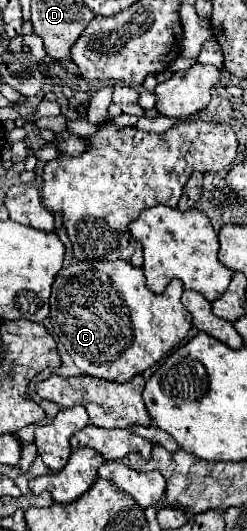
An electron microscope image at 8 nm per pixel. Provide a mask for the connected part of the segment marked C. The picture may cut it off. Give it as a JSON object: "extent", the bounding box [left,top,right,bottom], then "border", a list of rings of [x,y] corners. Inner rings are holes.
{"extent":[50,260,192,382],"border":[[[116,260],[116,262],[72,262],[68,268],[62,268],[54,280],[54,286],[52,286],[52,296],[50,296],[50,334],[58,338],[60,344],[64,344],[66,352],[72,356],[74,364],[82,370],[82,374],[86,376],[94,376],[94,378],[102,378],[102,380],[112,380],[112,382],[128,382],[132,376],[136,374],[142,374],[146,368],[154,366],[158,360],[162,360],[174,346],[178,346],[186,336],[188,336],[188,330],[192,328],[192,316],[190,312],[182,306],[180,302],[180,296],[182,296],[182,284],[180,280],[172,280],[166,288],[164,294],[154,294],[146,288],[146,282],[144,282],[144,272],[142,268],[134,268],[130,266],[128,262],[122,262],[122,260]]]}

